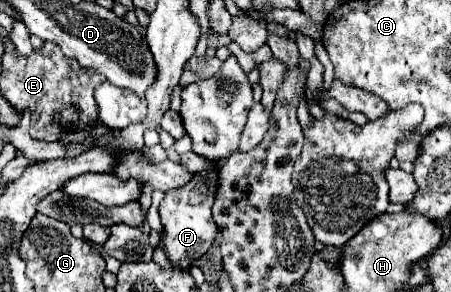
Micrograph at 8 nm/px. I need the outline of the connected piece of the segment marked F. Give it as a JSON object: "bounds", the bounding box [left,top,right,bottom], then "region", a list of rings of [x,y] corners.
{"bounds":[158,167,220,269],"region":[[[218,167],[200,171],[200,173],[196,173],[196,177],[190,179],[190,183],[182,185],[174,191],[168,191],[158,209],[162,225],[164,225],[162,239],[166,243],[166,253],[168,253],[170,261],[182,269],[188,269],[198,257],[202,257],[216,239],[218,227],[212,219],[212,203],[216,199],[218,183],[220,183]]]}

